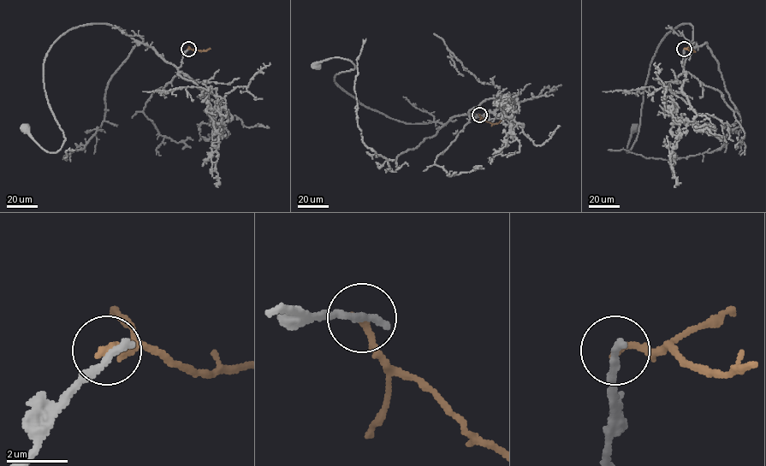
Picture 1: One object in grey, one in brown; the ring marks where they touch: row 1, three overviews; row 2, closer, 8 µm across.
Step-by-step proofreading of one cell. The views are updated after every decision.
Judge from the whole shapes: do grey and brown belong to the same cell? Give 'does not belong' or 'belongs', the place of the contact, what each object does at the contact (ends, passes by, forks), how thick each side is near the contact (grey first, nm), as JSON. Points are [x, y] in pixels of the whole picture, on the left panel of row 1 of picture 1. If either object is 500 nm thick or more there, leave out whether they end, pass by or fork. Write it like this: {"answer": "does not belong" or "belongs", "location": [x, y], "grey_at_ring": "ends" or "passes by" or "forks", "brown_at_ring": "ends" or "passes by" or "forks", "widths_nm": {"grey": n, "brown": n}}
{"answer": "does not belong", "location": [188, 49], "grey_at_ring": "ends", "brown_at_ring": "ends", "widths_nm": {"grey": 320, "brown": 240}}

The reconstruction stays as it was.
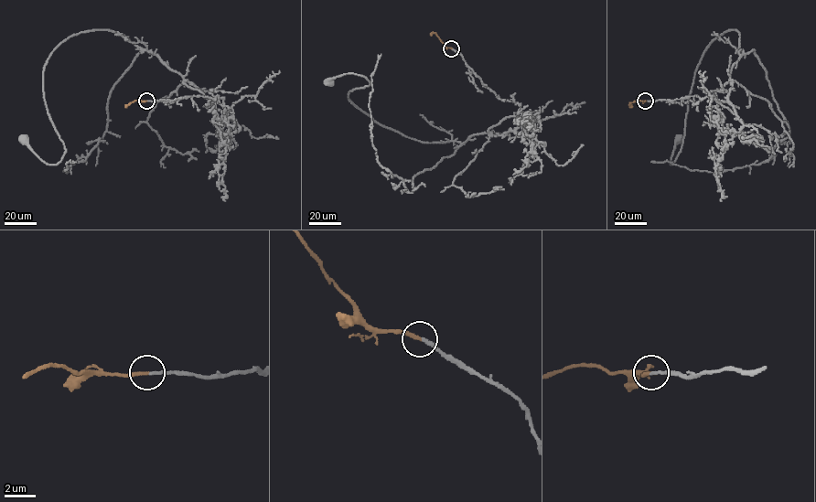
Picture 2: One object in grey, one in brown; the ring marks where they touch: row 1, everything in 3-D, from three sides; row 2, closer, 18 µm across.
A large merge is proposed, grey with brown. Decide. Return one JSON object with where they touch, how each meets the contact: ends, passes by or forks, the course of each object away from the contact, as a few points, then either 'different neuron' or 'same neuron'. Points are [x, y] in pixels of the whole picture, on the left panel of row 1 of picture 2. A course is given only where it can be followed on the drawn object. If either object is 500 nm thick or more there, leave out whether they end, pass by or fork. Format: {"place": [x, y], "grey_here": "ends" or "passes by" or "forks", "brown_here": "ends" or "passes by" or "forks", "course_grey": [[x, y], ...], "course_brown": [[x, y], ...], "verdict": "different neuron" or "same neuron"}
{"place": [146, 101], "grey_here": "ends", "brown_here": "ends", "course_grey": [[146, 101], [218, 96], [115, 32], [72, 35], [43, 71], [66, 152], [49, 165], [25, 138]], "course_brown": [[145, 101], [136, 100], [125, 107]], "verdict": "same neuron"}

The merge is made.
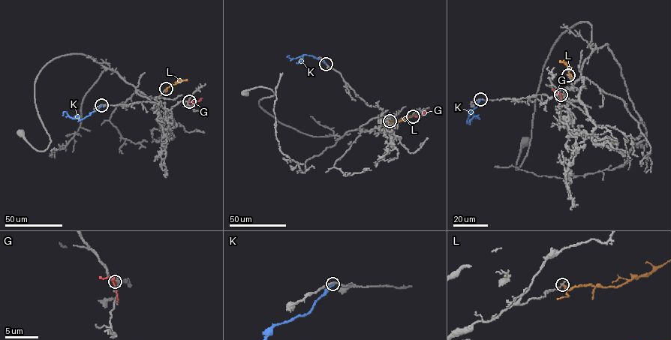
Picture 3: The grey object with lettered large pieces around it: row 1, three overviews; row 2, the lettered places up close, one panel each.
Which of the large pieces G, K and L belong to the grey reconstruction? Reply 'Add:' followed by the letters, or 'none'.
Add: G

